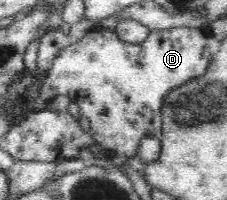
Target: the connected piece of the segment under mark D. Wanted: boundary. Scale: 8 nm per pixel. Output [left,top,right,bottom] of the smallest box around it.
[29,27,211,157]

